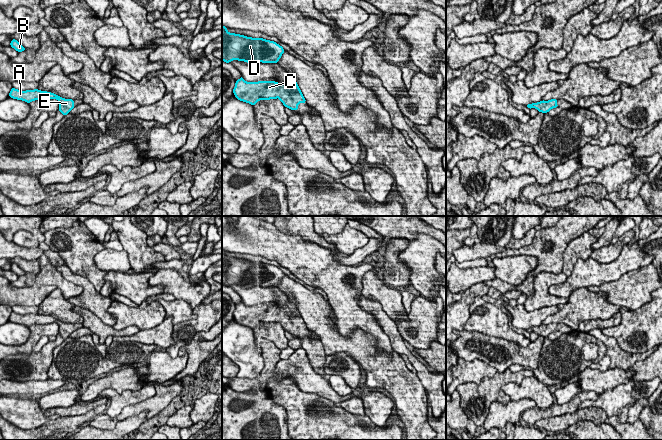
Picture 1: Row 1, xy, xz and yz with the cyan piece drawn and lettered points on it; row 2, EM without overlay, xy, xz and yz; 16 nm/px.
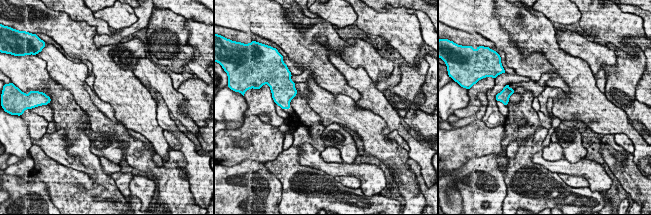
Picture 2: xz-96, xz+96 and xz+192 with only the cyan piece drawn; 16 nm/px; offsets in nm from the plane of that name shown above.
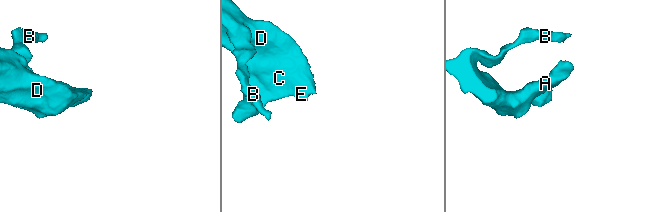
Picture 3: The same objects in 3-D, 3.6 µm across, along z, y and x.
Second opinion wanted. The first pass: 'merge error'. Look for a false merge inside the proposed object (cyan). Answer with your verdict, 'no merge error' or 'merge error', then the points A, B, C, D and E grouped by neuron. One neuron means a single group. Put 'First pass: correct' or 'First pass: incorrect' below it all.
no merge error; groups A B C D E
First pass: incorrect

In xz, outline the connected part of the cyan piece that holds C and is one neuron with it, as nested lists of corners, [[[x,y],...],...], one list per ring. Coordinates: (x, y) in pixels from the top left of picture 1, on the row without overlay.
[[[288,298],[288,303],[279,308],[275,305],[246,306],[241,300],[236,304],[233,317],[235,321],[243,326],[255,329],[259,324],[270,324],[279,322],[285,331],[298,334],[299,327],[306,324],[297,309],[295,301]]]

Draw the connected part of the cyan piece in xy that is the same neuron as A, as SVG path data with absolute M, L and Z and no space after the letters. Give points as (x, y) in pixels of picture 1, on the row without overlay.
M12 311L9 317L9 321L17 324L22 324L27 327L35 324L49 324L55 322L59 325L58 334L64 340L67 339L75 331L73 323L64 323L62 321L59 321L58 319L55 319L54 317L40 315L38 313L21 315Z

